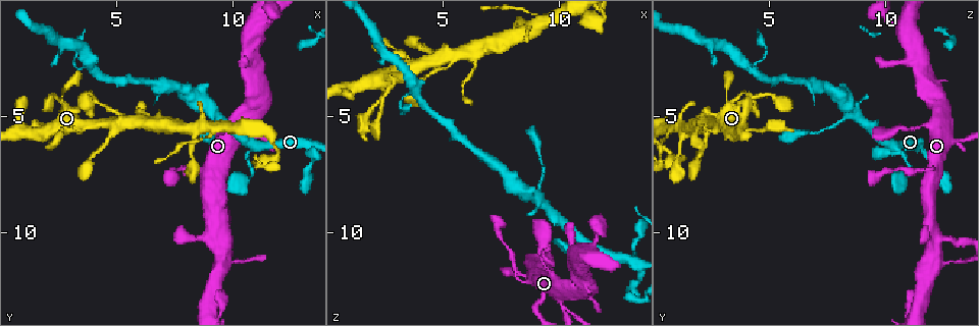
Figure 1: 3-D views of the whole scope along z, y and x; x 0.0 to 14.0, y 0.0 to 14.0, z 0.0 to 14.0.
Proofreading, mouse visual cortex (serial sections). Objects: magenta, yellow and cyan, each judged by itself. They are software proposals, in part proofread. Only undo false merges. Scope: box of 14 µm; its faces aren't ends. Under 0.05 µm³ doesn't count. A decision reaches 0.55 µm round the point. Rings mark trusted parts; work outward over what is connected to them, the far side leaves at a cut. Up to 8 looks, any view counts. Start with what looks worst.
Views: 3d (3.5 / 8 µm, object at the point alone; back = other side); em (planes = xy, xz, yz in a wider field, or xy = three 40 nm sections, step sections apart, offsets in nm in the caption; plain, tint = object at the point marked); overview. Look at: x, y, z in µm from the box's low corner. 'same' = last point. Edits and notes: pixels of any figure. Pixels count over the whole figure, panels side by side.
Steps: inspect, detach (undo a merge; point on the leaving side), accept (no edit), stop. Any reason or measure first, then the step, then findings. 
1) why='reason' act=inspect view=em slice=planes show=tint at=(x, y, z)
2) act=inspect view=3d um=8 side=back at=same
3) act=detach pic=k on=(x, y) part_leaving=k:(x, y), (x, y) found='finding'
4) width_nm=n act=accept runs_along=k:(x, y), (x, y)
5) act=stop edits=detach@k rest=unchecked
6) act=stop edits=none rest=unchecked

why='sharp bend' act=inspect view=3d um=3.5 side=back at=(8.9, 7.4, 12.0)

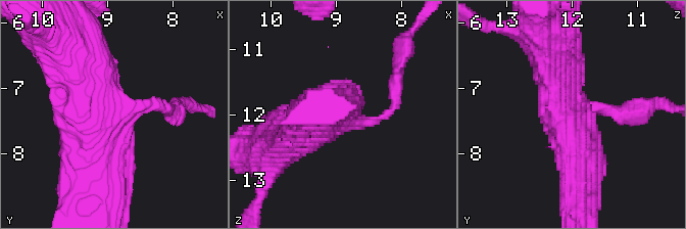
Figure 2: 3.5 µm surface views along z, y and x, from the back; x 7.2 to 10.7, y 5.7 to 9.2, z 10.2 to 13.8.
act=inspect view=em slice=xy step=1 show=tint at=same

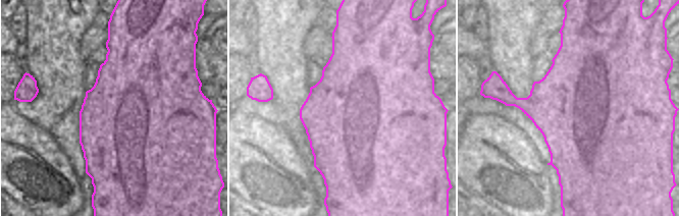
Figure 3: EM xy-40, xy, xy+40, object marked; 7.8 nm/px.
width_nm=1050 act=accept runs_along=2:(559, 40), (562, 105), (578, 172) found='continuous, no second cell'

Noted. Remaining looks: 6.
why='abrupt turn' act=inspect view=3d um=3.5 side=back at=(3.9, 2.8, 4.1)

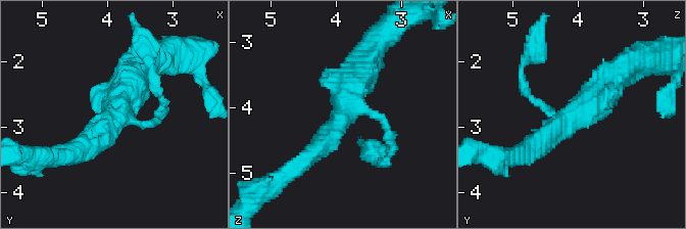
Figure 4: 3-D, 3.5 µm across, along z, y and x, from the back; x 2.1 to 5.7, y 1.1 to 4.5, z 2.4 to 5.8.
arms=3 arm_widths_nm=150,300,500 act=inspect view=em slice=xy step=5 show=tint at=(3.85, 2.85, 4.05)

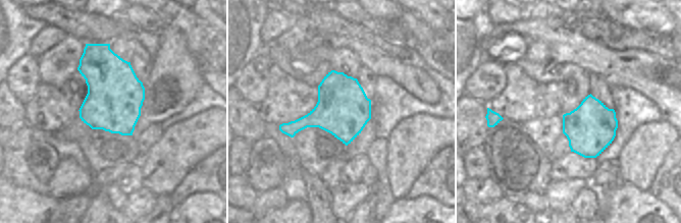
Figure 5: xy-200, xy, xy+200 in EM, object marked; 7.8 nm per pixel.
act=accept runs_along=4:(530, 152), (619, 71) found='continuous, no second cell'

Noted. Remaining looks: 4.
act=inspect view=3d um=3.5 at=(3.5, 5.5, 2.7)

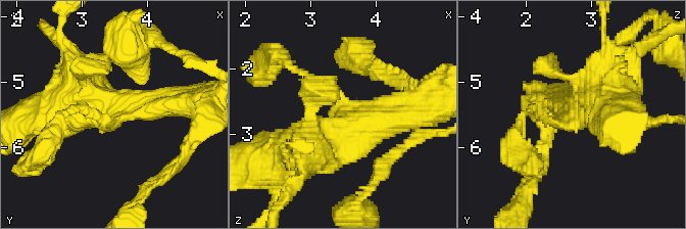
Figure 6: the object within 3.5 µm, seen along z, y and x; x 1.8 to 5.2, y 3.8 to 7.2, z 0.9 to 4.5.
act=inspect view=em slice=xy step=3 show=tint at=(3.50, 5.60, 2.70)

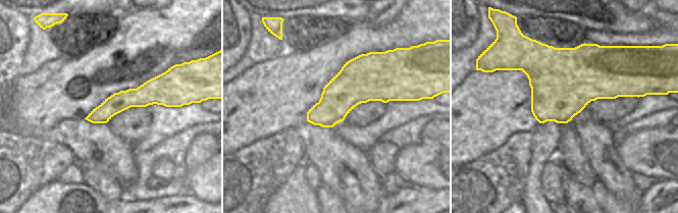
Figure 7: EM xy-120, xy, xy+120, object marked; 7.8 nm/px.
arm_widths_nm=150,450,700 act=accept runs_along=6:(607, 92), (569, 123), (530, 110) found='one cell here'

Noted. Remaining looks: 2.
act=stop edits=none rest=unchecked

